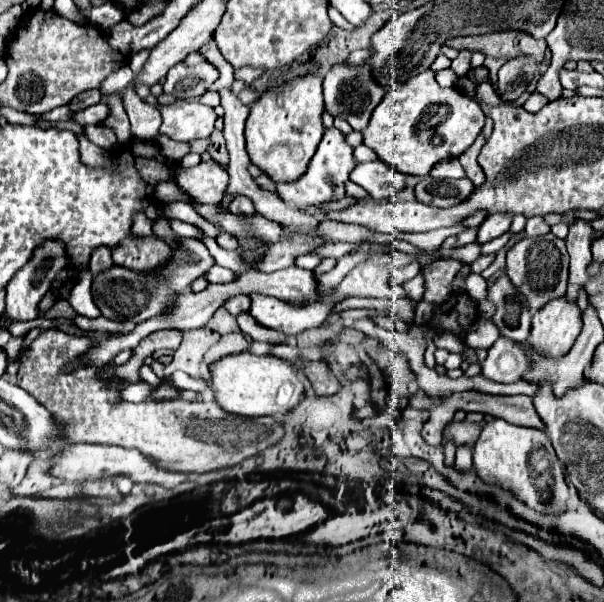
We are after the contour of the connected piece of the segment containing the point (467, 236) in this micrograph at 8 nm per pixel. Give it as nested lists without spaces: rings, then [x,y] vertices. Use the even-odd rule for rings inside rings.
[[[468,228],[466,232],[444,240],[442,248],[460,248],[460,246],[466,246],[466,244],[470,244],[470,242],[474,242],[474,240],[476,240],[476,228]]]

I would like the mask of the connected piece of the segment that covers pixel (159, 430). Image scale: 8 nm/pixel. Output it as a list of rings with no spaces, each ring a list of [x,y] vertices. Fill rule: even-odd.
[[[50,328],[42,330],[40,336],[32,342],[30,350],[26,350],[18,360],[20,388],[34,394],[34,398],[42,406],[52,410],[56,420],[66,426],[66,436],[70,442],[116,444],[122,448],[136,448],[160,468],[172,472],[214,472],[222,468],[232,468],[284,438],[282,422],[272,416],[234,416],[230,412],[224,412],[216,402],[144,400],[140,404],[126,404],[118,400],[118,390],[106,388],[108,384],[120,380],[96,380],[96,374],[102,368],[86,366],[64,374],[62,368],[90,346],[92,342],[86,336],[68,336]]]

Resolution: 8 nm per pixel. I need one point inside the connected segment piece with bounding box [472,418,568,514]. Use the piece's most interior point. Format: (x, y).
(501, 456)

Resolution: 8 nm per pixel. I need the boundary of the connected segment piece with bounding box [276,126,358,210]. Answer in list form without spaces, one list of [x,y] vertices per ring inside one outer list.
[[[324,128],[324,136],[318,144],[316,154],[310,160],[310,166],[300,178],[300,182],[285,182],[276,184],[276,194],[286,204],[294,204],[298,210],[306,210],[308,206],[326,204],[332,200],[342,200],[346,196],[346,182],[350,180],[350,172],[356,168],[356,158],[352,154],[352,146],[346,142],[346,134],[338,128]]]

